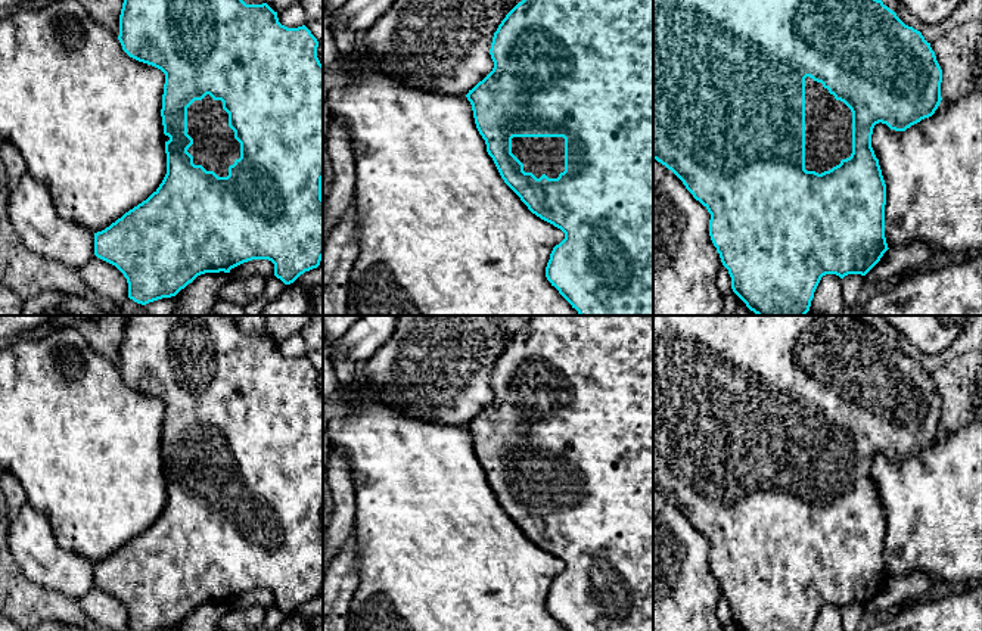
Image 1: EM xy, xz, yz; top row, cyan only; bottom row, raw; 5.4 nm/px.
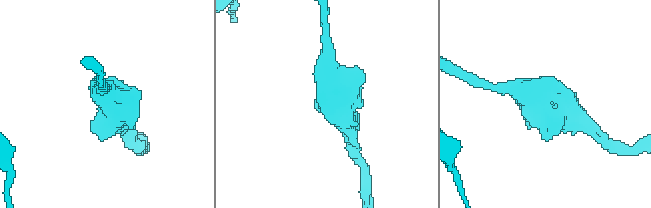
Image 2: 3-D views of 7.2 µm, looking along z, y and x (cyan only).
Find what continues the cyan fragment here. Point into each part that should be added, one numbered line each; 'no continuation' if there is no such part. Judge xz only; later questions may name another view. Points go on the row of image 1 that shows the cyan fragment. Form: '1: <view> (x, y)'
1: xz (540, 155)

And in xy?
1: xy (214, 146)

